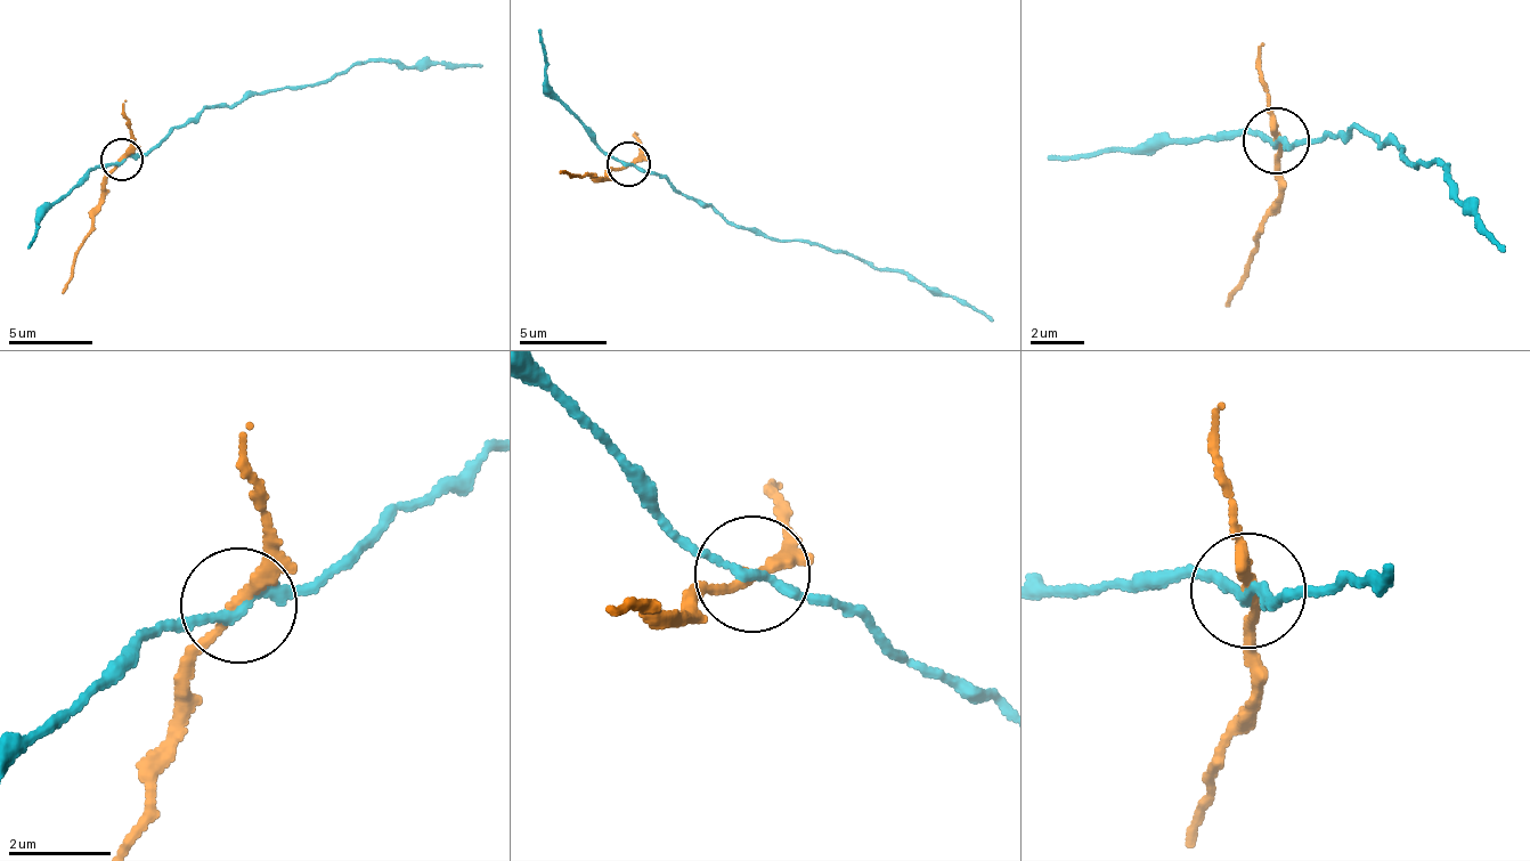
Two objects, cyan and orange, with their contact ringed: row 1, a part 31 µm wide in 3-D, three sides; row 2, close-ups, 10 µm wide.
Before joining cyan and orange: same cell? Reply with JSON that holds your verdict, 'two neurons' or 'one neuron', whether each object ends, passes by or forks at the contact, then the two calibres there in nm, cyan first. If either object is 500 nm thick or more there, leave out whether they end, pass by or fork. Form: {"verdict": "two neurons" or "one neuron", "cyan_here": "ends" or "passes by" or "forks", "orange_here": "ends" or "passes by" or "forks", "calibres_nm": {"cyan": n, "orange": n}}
{"verdict": "two neurons", "cyan_here": "passes by", "orange_here": "passes by", "calibres_nm": {"cyan": 180, "orange": 190}}

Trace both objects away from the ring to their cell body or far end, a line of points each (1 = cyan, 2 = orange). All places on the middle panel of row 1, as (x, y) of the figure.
1: (629, 162), (651, 171), (732, 224), (781, 241), (824, 246), (882, 269), (909, 270), (917, 282), (995, 319)
2: (629, 162), (610, 169), (603, 180), (559, 172)

